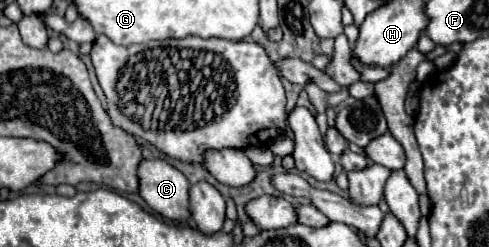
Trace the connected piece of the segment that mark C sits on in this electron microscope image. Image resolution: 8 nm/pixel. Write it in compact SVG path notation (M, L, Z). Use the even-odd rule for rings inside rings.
M142 159L138 165L138 191L142 199L162 217L170 221L186 221L188 211L188 179L164 159Z

